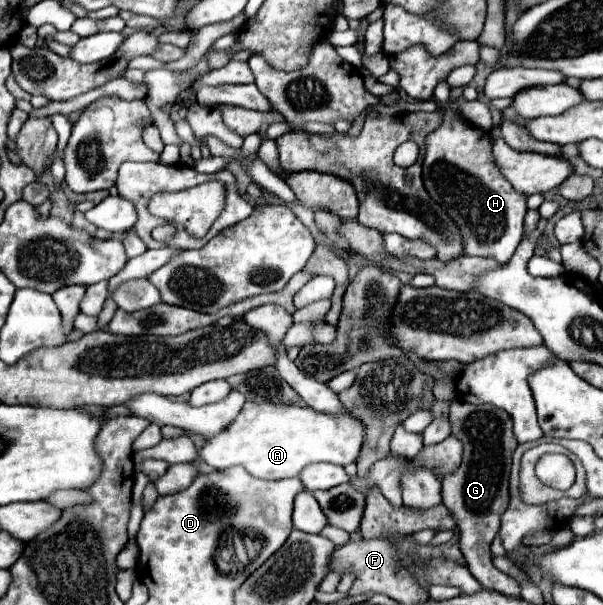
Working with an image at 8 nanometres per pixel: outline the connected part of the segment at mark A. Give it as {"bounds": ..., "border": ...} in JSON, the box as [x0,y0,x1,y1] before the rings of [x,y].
{"bounds":[200,402,364,480],"border":[[[246,402],[236,422],[232,422],[224,432],[220,432],[220,436],[214,436],[212,440],[204,442],[200,458],[216,470],[226,470],[230,466],[242,464],[256,478],[280,480],[294,478],[308,464],[316,462],[332,462],[340,466],[356,462],[364,438],[364,424],[348,410],[344,414],[332,416],[296,404]]]}

